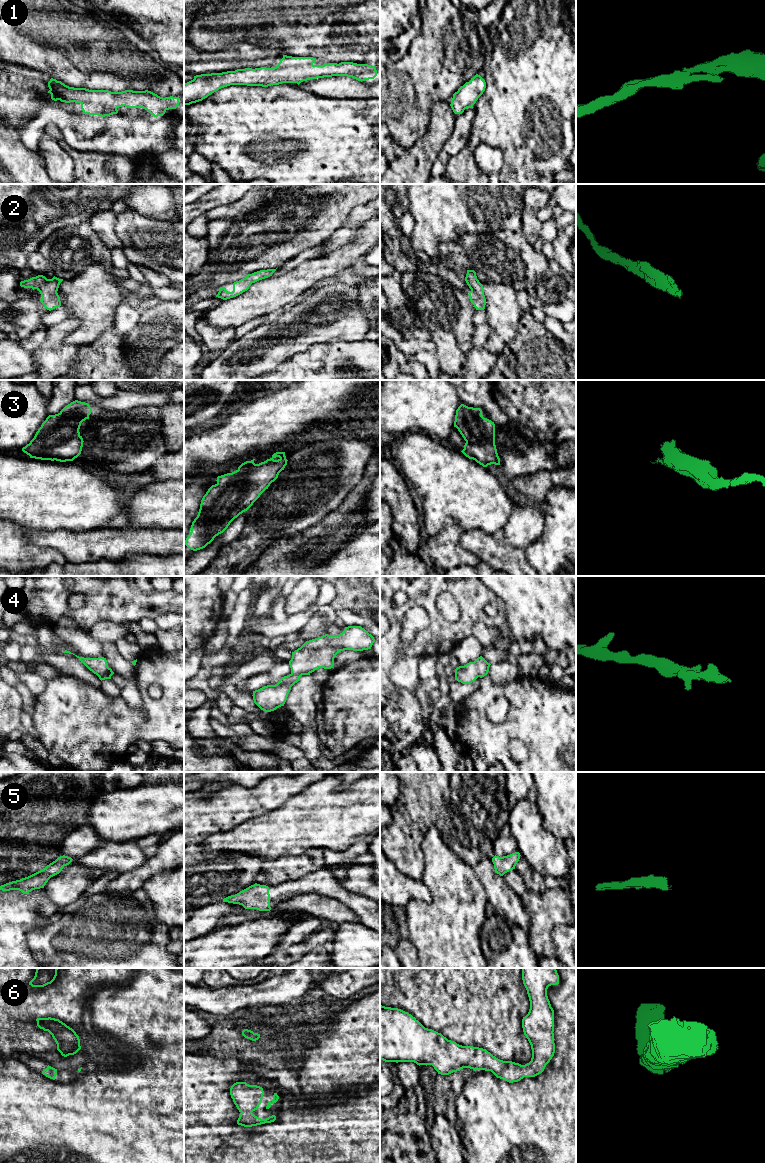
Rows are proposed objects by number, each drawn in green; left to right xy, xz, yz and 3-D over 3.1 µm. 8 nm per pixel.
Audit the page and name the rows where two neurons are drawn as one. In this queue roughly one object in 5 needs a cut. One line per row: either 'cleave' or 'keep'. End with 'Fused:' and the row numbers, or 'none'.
1: keep
2: keep
3: keep
4: keep
5: keep
6: keep
Fused: none

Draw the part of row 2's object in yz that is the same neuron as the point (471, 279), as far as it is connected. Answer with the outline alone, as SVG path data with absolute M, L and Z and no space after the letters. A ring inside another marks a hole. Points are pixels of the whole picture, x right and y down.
M467 270L465 281L471 289L468 294L471 303L476 310L484 310L486 305L484 289L483 285L477 279L476 272L474 270Z

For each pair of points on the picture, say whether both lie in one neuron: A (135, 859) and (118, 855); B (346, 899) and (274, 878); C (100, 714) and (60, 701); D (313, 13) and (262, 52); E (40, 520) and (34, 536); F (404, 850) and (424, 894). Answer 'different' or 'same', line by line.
A: same
B: different
C: same
D: different
E: different
F: different

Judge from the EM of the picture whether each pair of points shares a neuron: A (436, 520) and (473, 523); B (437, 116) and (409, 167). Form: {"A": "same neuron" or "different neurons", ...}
{"A": "same neuron", "B": "same neuron"}

